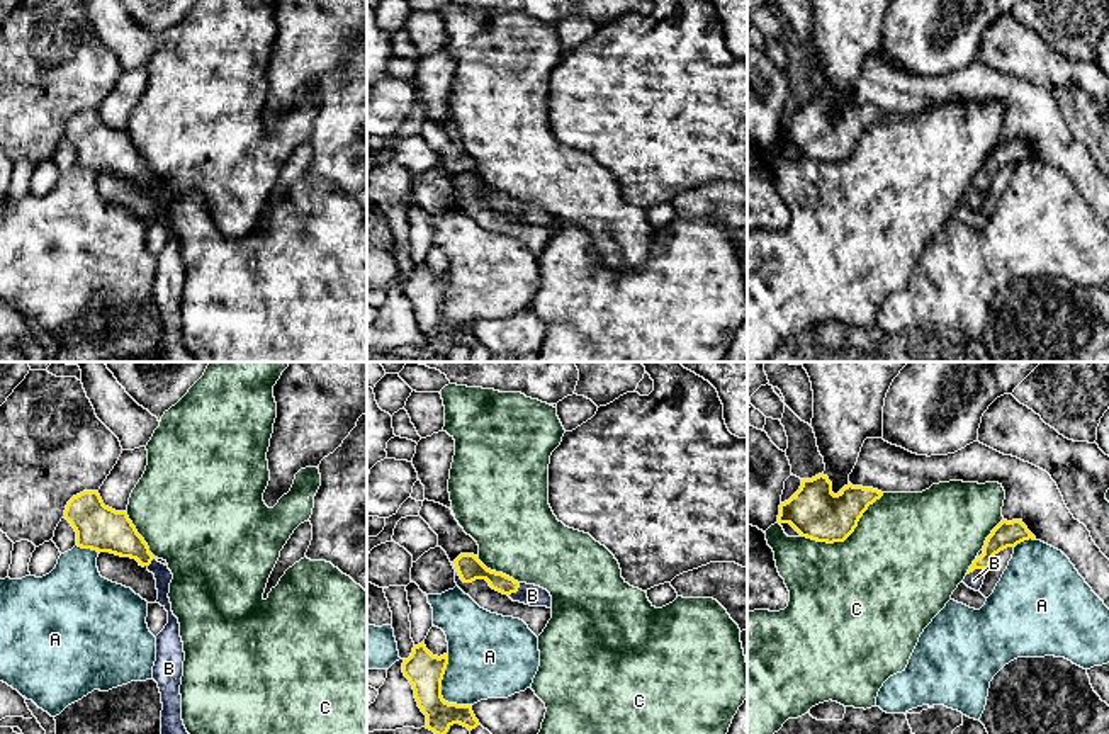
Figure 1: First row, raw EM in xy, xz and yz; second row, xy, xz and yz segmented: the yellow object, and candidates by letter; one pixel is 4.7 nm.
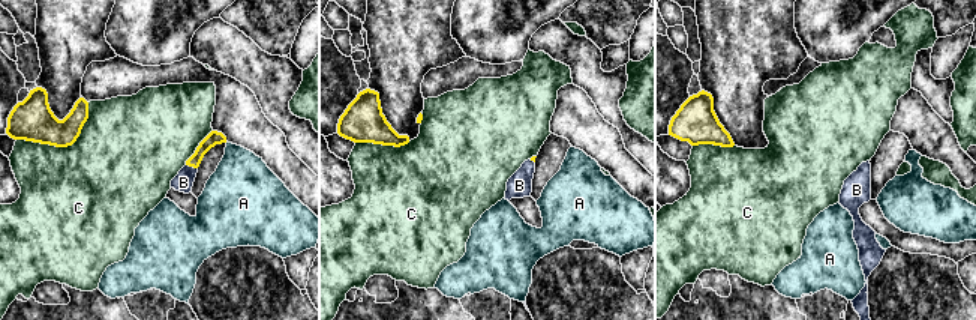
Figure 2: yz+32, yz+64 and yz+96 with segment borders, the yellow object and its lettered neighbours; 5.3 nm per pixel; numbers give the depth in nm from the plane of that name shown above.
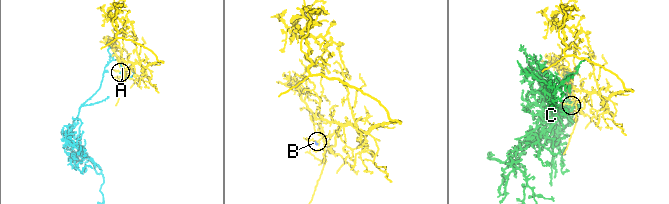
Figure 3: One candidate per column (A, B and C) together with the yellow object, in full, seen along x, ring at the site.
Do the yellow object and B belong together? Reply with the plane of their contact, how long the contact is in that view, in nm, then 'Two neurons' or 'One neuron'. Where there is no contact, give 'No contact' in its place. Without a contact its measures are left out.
Touches yellow in yz. Shared border 110 nm. One neuron

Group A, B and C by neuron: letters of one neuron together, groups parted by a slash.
A / B / C

